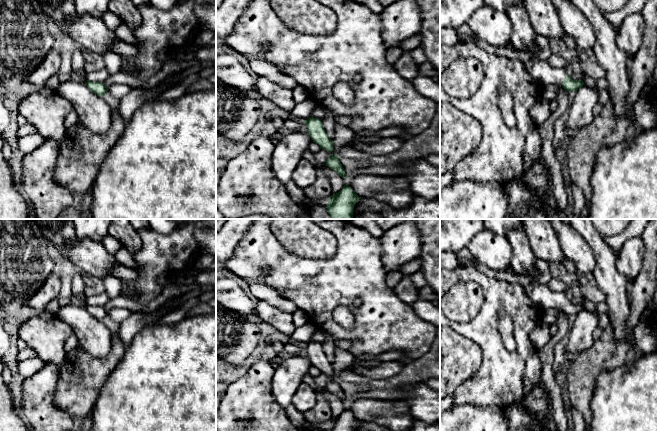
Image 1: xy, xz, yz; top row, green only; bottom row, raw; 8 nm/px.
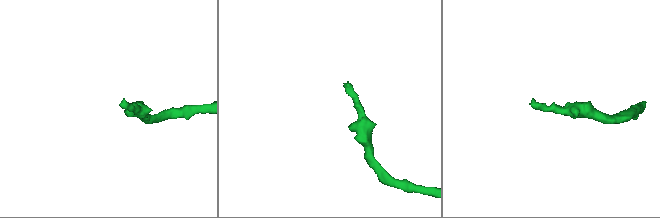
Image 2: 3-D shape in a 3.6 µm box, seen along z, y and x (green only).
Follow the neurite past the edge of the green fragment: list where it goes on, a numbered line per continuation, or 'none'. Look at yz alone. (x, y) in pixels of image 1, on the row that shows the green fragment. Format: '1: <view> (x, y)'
1: yz (541, 70)

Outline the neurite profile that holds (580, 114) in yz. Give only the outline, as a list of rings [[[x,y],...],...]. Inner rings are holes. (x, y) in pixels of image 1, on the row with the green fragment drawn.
[[[583,85],[576,91],[570,110],[564,119],[564,125],[569,133],[593,122],[595,115],[593,109],[599,100],[599,90]]]

